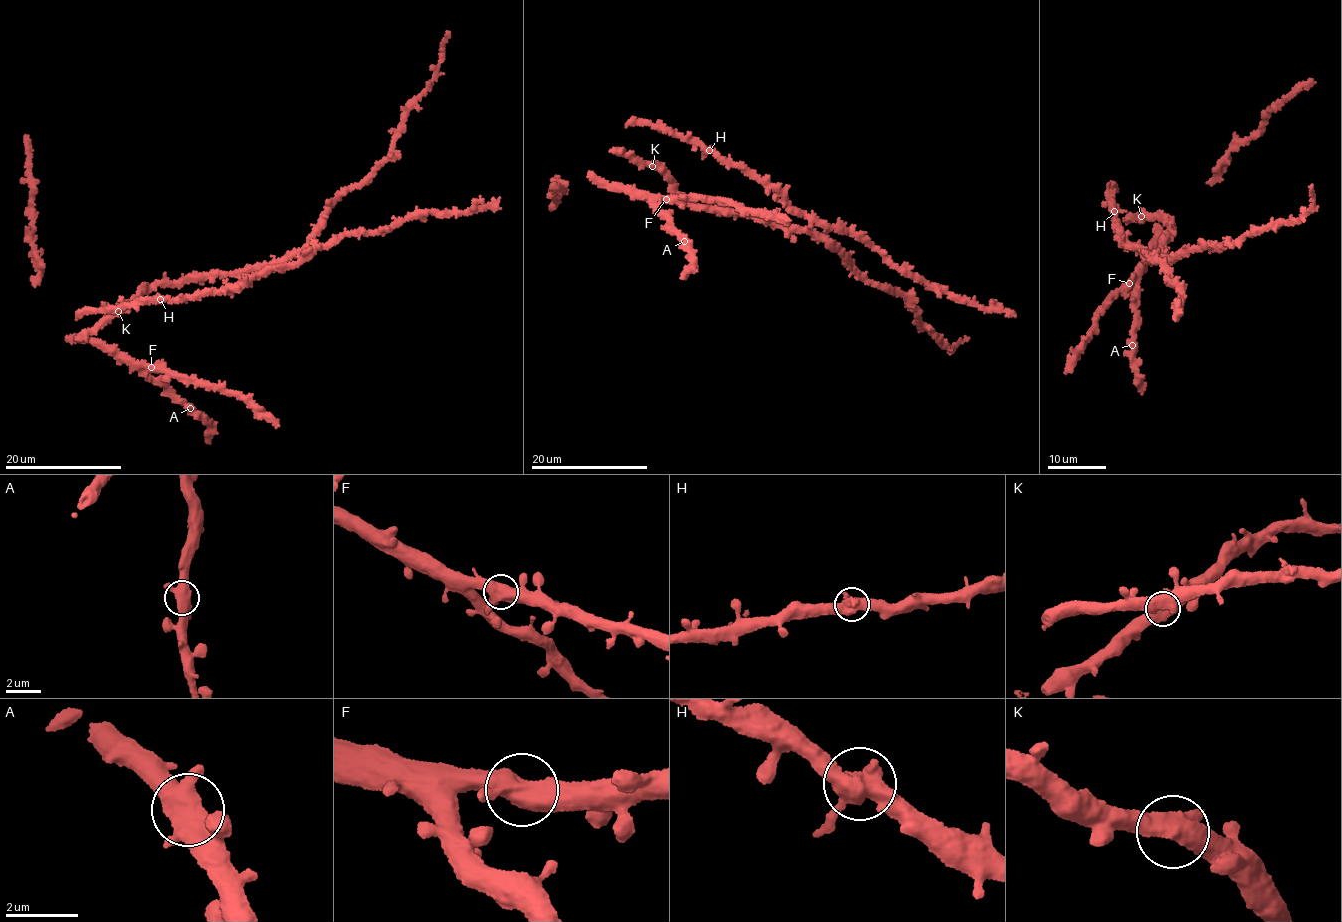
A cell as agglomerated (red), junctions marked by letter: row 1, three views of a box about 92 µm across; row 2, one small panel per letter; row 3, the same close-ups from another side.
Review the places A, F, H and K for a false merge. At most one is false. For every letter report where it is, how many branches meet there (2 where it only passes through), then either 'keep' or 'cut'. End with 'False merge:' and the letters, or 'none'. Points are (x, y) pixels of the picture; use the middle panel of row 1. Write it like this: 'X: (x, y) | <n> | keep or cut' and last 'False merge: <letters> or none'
A: (684, 241) | 3 | keep
F: (666, 199) | 3 | keep
H: (709, 150) | 3 | keep
K: (652, 166) | 3 | keep
False merge: none

